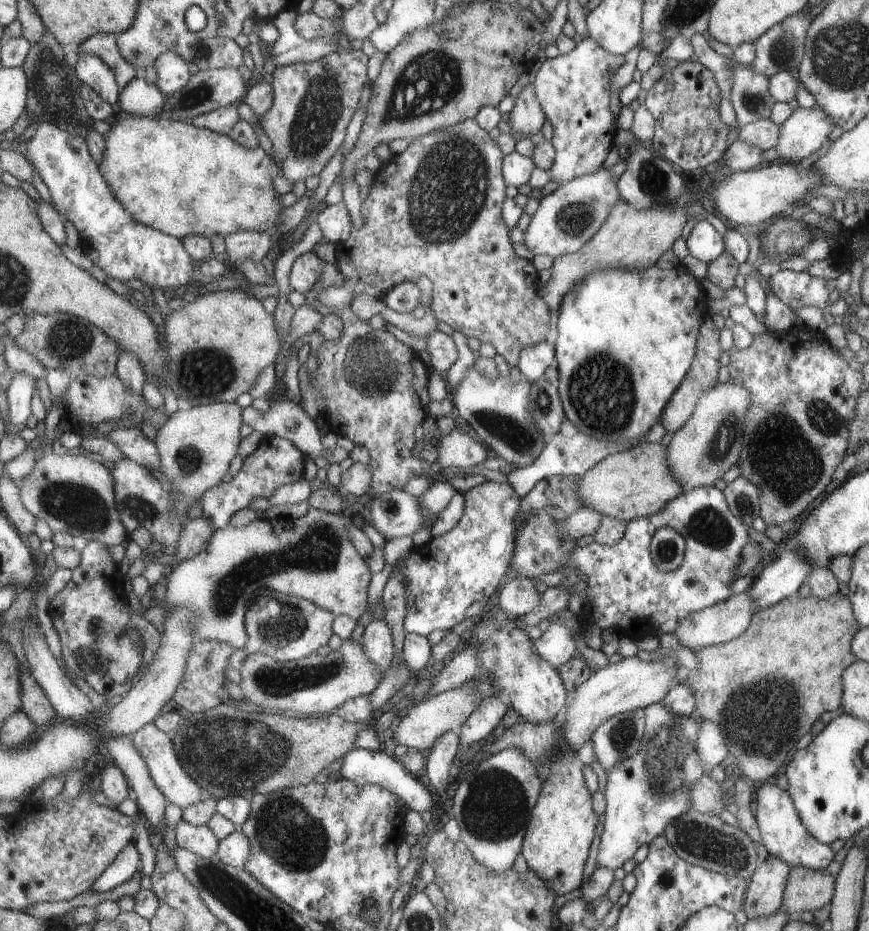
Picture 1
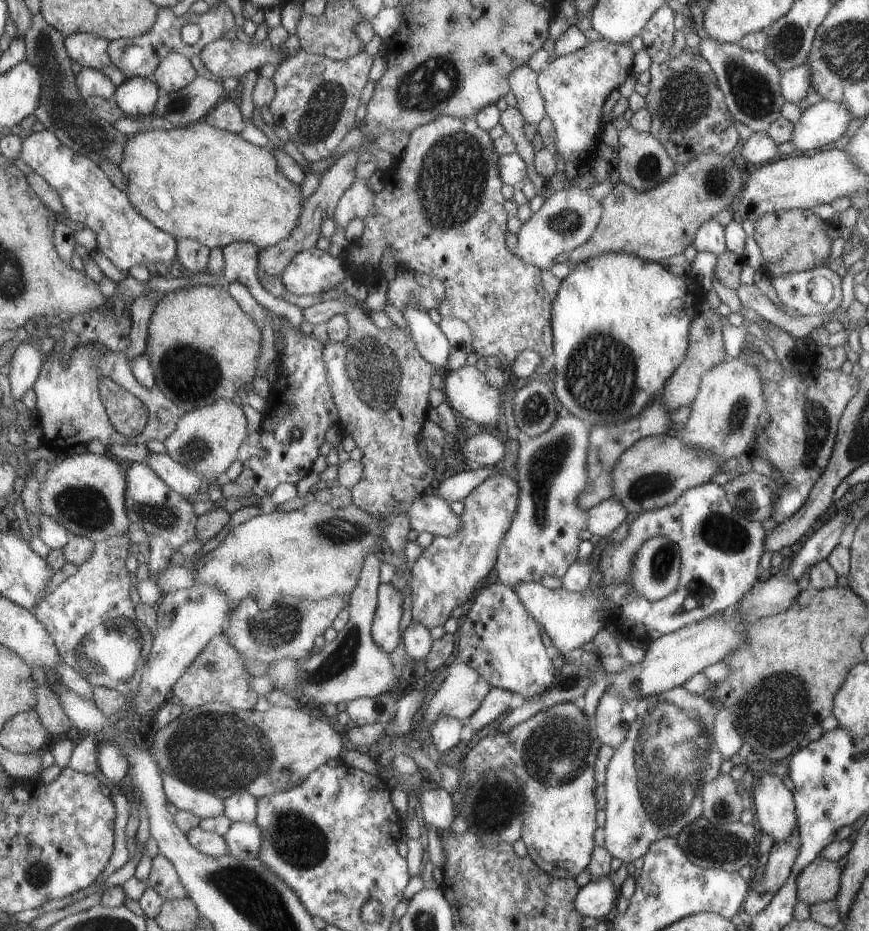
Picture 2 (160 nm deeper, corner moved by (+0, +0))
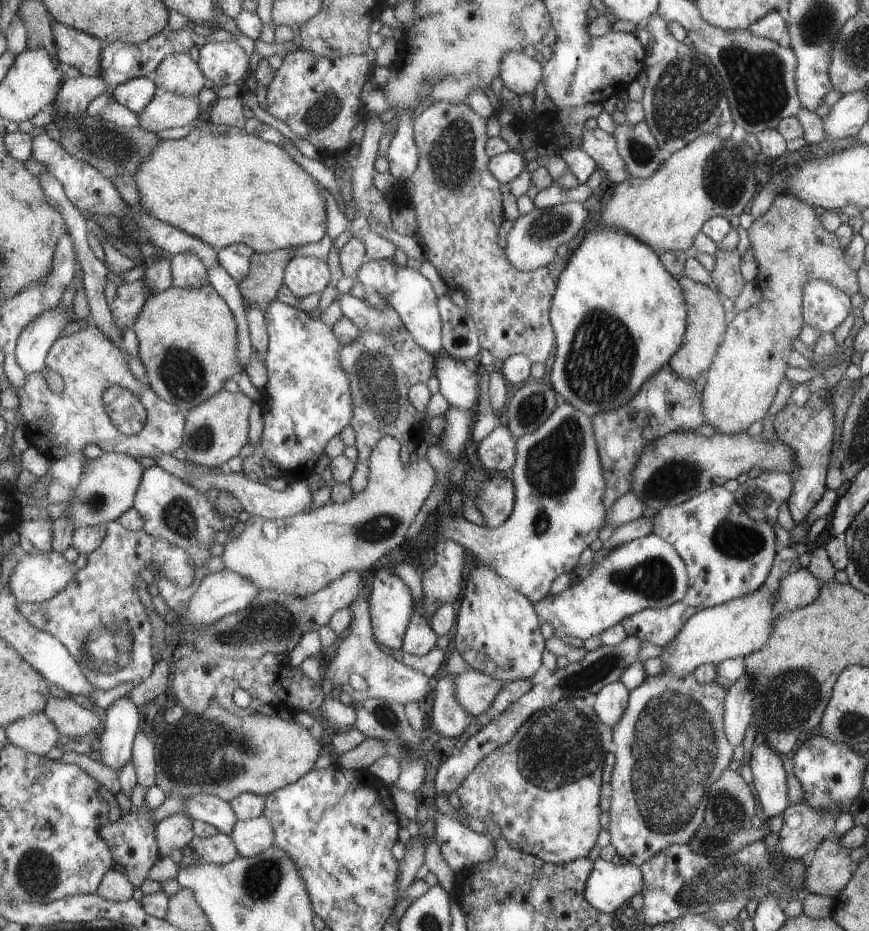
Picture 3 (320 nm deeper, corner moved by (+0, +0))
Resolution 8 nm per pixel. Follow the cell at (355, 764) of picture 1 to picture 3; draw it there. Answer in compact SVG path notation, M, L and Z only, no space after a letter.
M437 811L433 832L445 862L455 873L470 865L491 861L494 857L493 838L461 825L455 818Z

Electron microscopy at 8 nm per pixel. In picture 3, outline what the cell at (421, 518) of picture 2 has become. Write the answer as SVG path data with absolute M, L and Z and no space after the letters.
M569 404L556 406L543 424L515 441L516 457L508 471L515 487L515 504L508 520L499 526L487 528L466 521L460 512L452 512L441 520L437 530L439 536L464 546L479 562L489 565L501 575L507 586L536 603L549 594L551 581L556 576L571 572L571 568L577 564L579 552L597 538L606 514L602 502L606 482L596 446L592 417L575 410Z

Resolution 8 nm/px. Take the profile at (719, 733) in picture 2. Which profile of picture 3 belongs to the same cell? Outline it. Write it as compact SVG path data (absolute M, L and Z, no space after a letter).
M743 673L729 685L724 701L723 731L729 744L737 746L752 719L754 692L752 680L747 673Z

